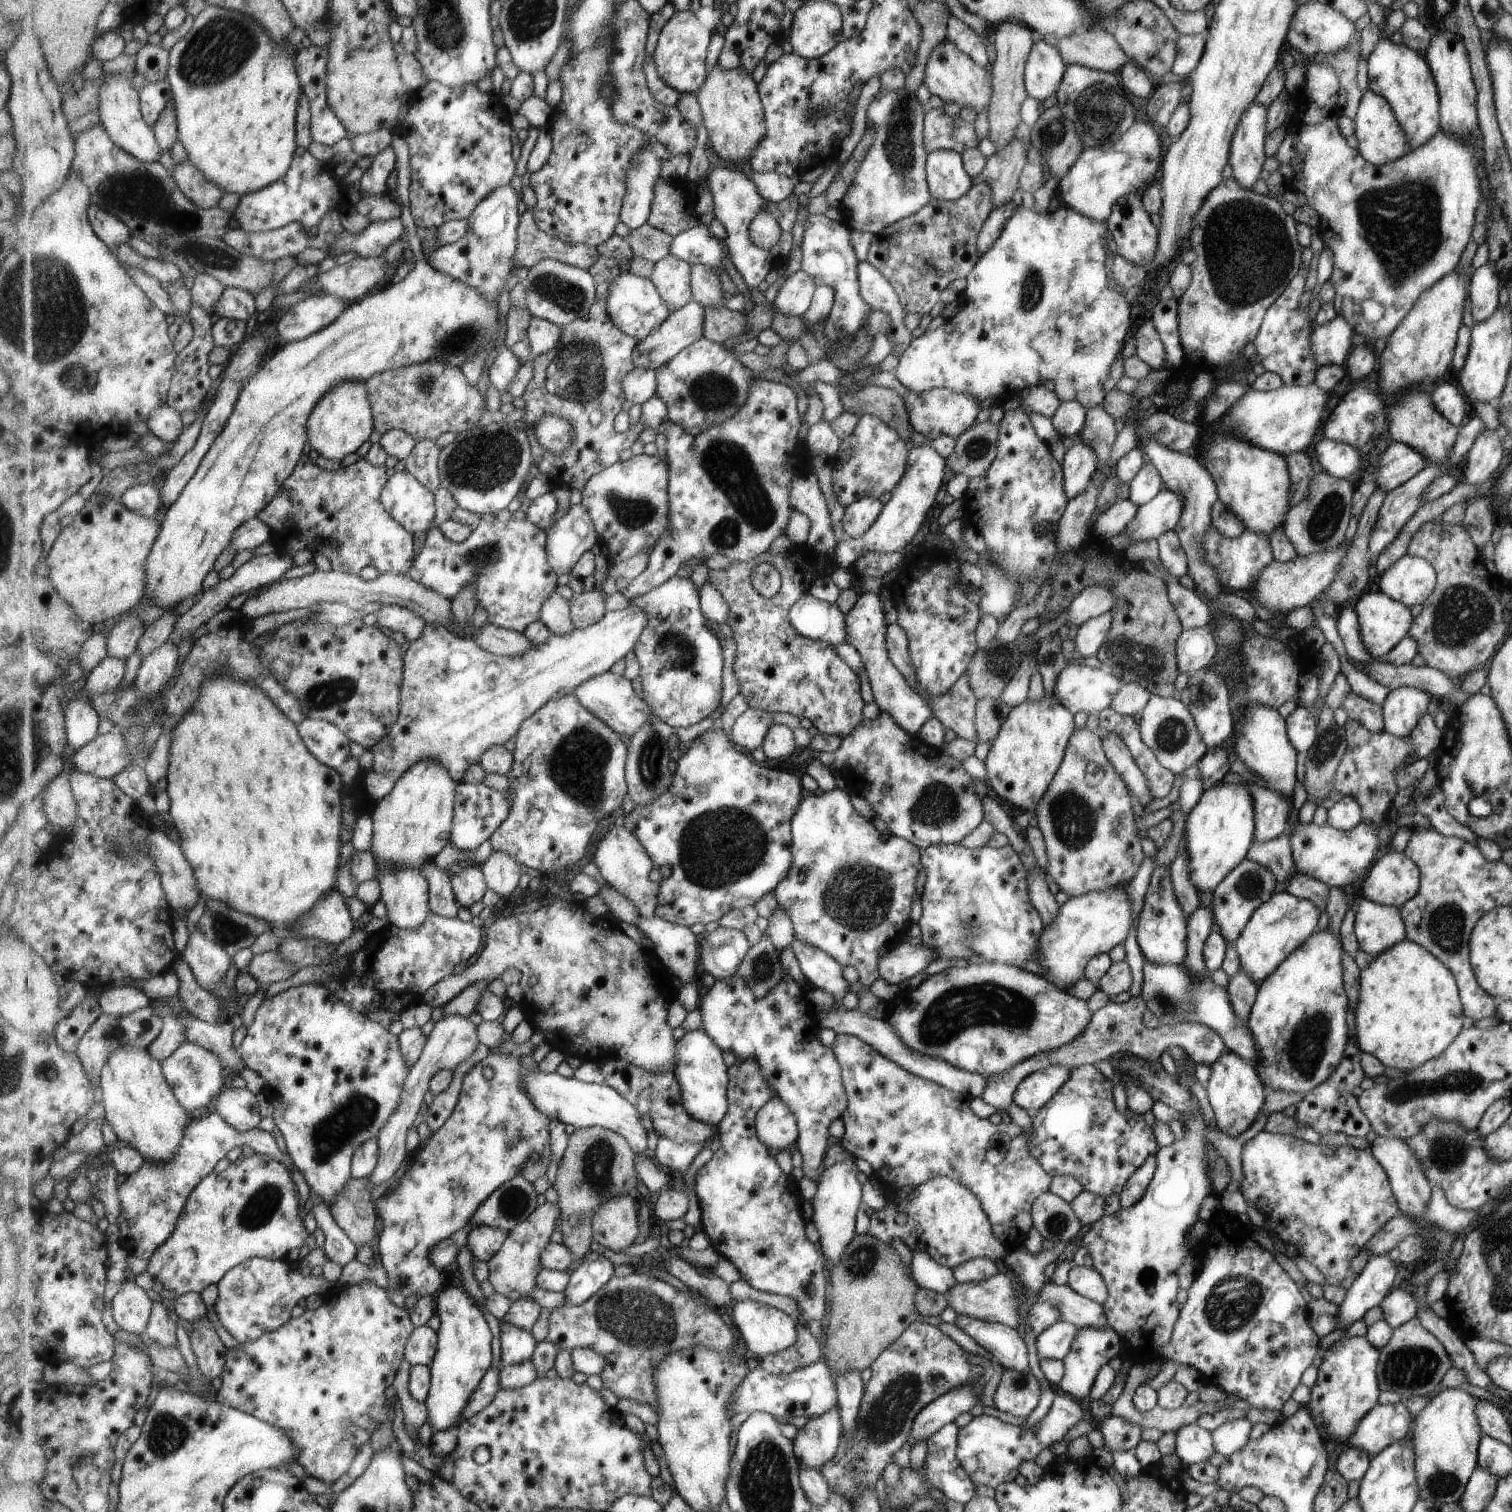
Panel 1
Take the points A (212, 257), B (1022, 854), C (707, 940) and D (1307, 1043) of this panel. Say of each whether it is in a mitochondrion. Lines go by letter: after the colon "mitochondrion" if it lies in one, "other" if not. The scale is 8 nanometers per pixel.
A: mitochondrion
B: other
C: other
D: mitochondrion

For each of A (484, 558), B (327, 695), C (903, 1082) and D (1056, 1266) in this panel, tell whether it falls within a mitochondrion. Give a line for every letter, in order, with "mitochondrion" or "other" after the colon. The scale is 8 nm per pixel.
A: mitochondrion
B: mitochondrion
C: other
D: other

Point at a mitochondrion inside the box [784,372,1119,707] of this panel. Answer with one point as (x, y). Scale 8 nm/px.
(999, 661)

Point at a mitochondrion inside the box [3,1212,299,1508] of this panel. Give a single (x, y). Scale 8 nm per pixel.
(167, 1434)

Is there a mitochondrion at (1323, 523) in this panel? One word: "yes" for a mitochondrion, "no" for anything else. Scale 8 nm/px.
yes

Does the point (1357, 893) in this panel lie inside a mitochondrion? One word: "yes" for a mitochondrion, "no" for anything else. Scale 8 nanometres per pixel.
no

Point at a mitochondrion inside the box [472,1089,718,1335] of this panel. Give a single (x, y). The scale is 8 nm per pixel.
(597, 1172)

